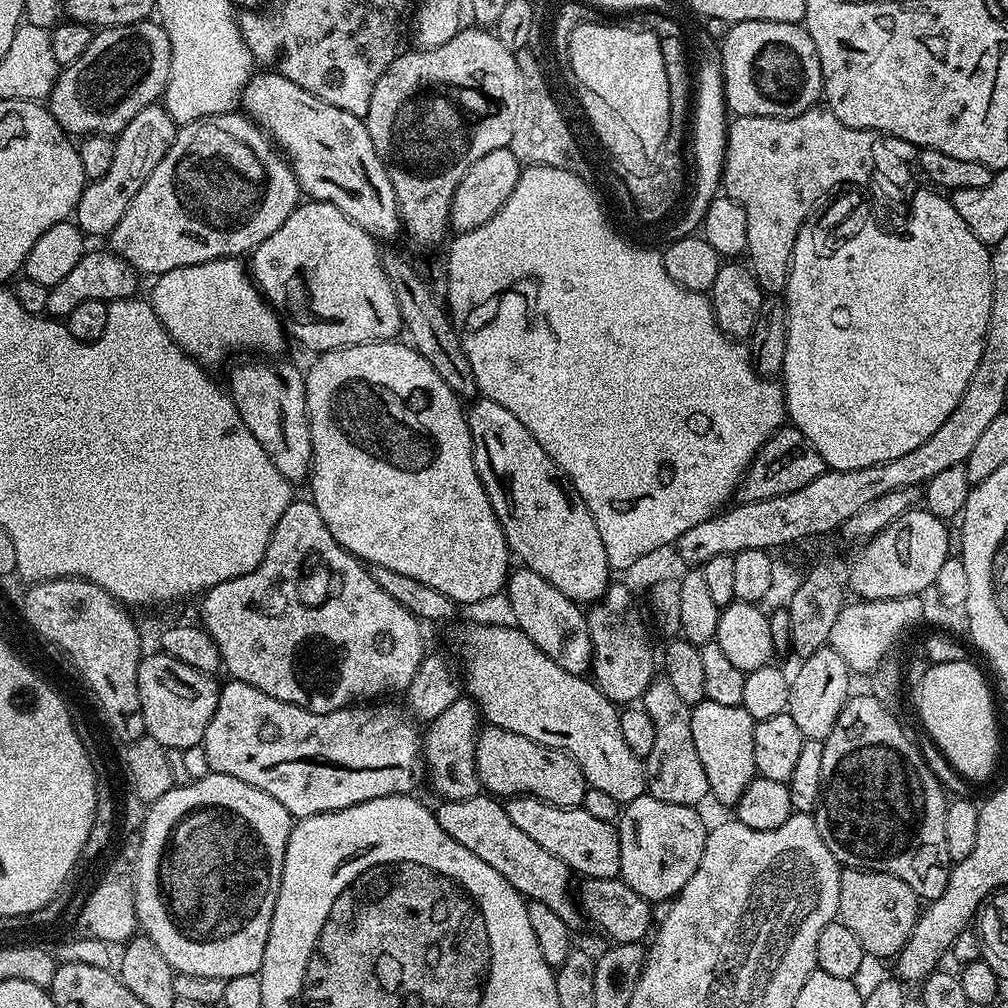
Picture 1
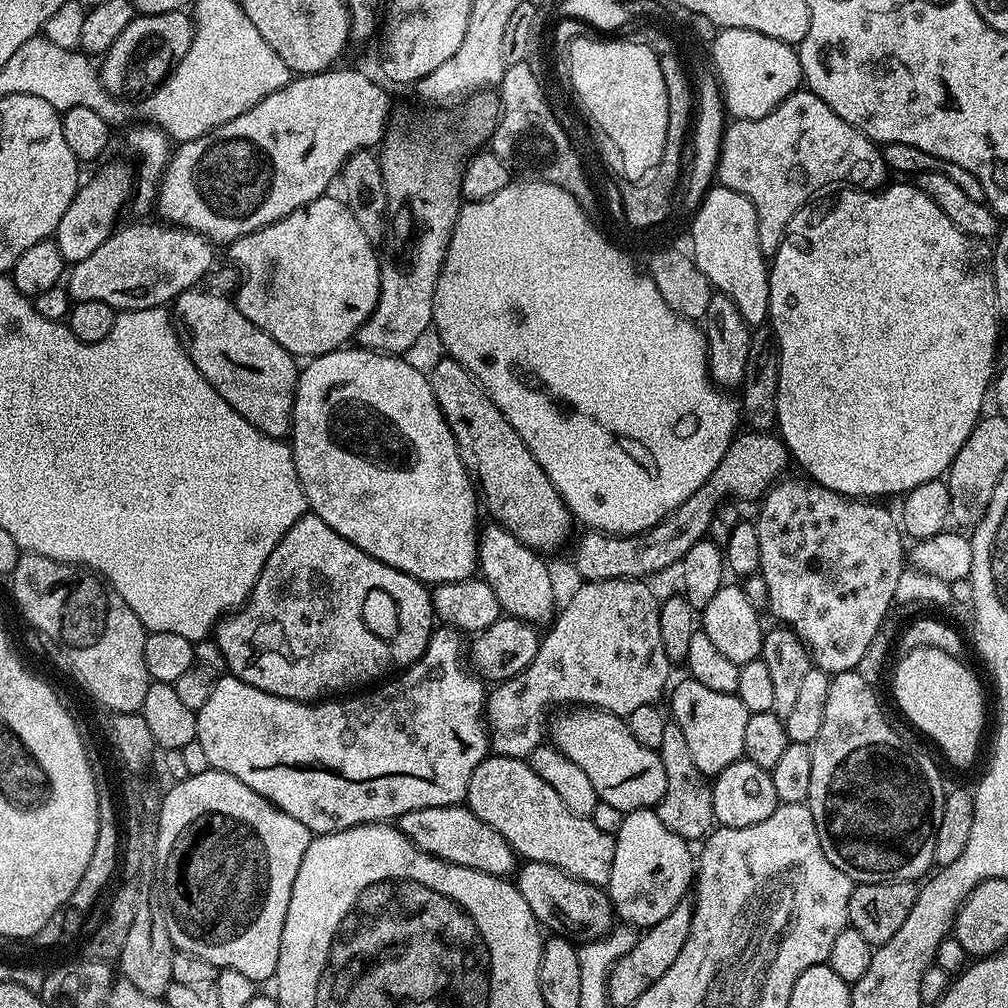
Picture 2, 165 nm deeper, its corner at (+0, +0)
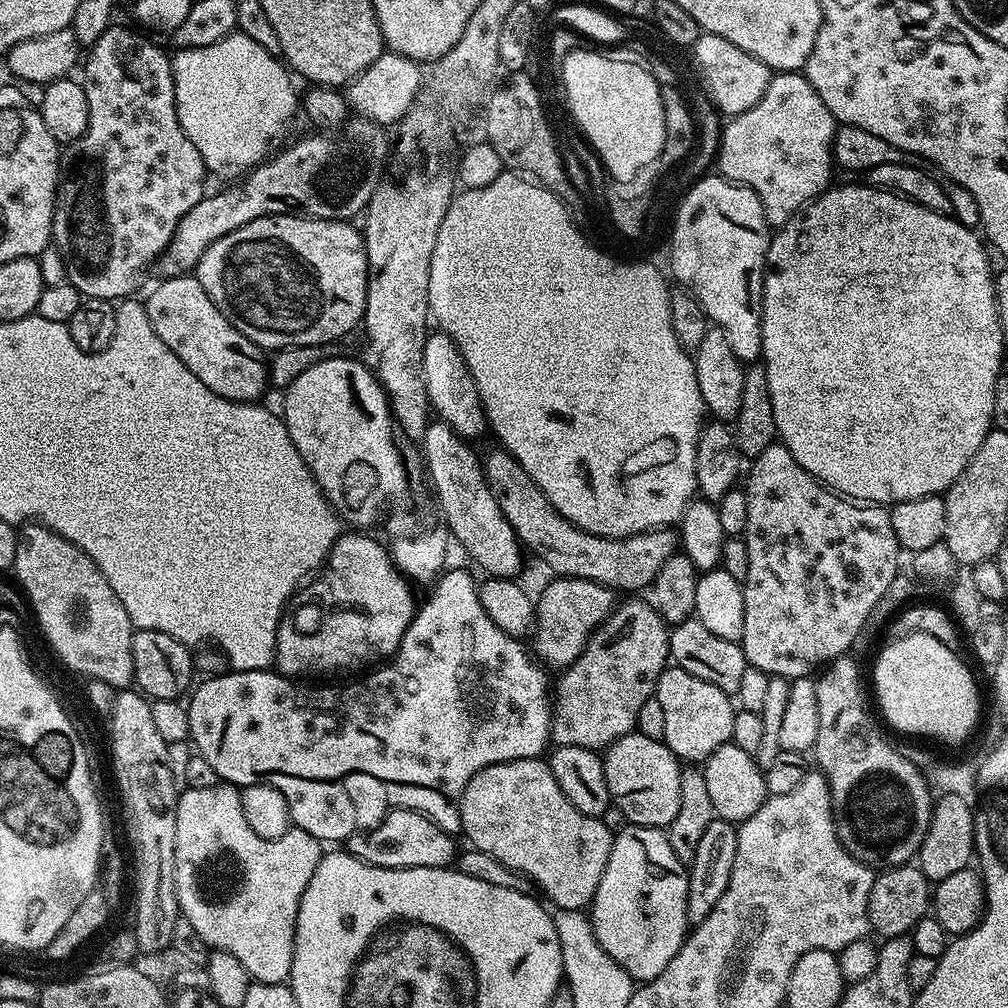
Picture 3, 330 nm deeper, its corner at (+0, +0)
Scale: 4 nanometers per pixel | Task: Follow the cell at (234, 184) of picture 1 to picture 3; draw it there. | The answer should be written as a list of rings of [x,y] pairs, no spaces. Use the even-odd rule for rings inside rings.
[[[385,50],[361,76],[356,77],[346,88],[347,107],[356,112],[357,117],[372,120],[381,126],[395,125],[403,120],[405,114],[420,95],[421,87],[426,79],[420,73],[421,65],[402,54]]]

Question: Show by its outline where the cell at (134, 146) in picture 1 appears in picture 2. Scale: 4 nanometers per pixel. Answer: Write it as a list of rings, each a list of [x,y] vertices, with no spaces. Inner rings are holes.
[[[110,164],[81,185],[75,194],[74,202],[70,204],[70,209],[66,210],[56,227],[54,239],[65,263],[82,261],[102,246],[106,238],[112,235],[118,222],[116,220],[127,200],[129,203],[133,190],[133,169],[124,164]]]

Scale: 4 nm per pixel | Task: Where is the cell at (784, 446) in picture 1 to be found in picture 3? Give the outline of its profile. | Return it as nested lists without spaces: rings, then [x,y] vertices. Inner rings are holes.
[[[503,447],[483,453],[482,467],[486,486],[490,486],[498,510],[506,514],[506,522],[516,531],[521,545],[529,553],[532,551],[546,567],[553,568],[557,577],[588,579],[620,594],[636,594],[639,588],[647,589],[656,580],[658,570],[666,566],[671,556],[677,555],[678,536],[668,528],[653,528],[633,536],[599,536],[583,532],[554,510],[546,494],[542,494],[540,484],[534,482]]]

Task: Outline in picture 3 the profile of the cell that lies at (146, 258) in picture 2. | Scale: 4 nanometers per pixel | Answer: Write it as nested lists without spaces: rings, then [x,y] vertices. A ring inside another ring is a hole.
[[[352,118],[347,121],[344,127],[345,133],[342,138],[326,138],[319,134],[311,134],[312,136],[304,136],[297,144],[292,144],[289,148],[284,148],[276,157],[265,159],[263,162],[256,165],[243,177],[241,184],[236,184],[233,188],[228,188],[225,192],[216,192],[205,195],[203,200],[198,202],[198,206],[194,206],[194,210],[190,210],[190,214],[186,214],[186,218],[182,218],[182,222],[178,224],[178,230],[174,230],[174,238],[168,243],[168,248],[163,256],[158,261],[158,268],[164,271],[165,277],[182,276],[191,273],[195,269],[196,263],[202,258],[202,254],[206,254],[206,250],[214,242],[218,242],[218,238],[222,238],[226,234],[230,234],[234,230],[238,230],[242,226],[246,226],[246,222],[254,222],[263,216],[308,216],[312,220],[343,220],[345,222],[351,221],[353,218],[359,217],[361,213],[367,209],[368,204],[372,200],[376,188],[385,179],[384,163],[388,160],[388,136],[383,127],[374,123],[372,120],[365,120],[363,118]]]

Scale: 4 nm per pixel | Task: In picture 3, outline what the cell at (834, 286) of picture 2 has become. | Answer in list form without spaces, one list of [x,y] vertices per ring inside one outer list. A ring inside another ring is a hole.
[[[844,184],[841,188],[829,187],[814,200],[808,201],[799,212],[786,222],[771,237],[768,245],[768,263],[764,265],[764,293],[762,294],[762,363],[766,370],[766,378],[770,382],[770,406],[774,406],[774,422],[779,443],[786,445],[790,454],[794,454],[794,462],[802,466],[802,470],[809,472],[814,479],[819,480],[825,488],[839,492],[841,496],[848,496],[851,500],[867,500],[869,504],[883,504],[891,506],[901,504],[914,498],[923,496],[938,496],[947,493],[948,487],[956,481],[966,470],[970,458],[982,446],[982,442],[993,431],[994,421],[994,390],[998,382],[1001,364],[1005,363],[1006,345],[1002,342],[1002,326],[998,322],[998,306],[996,305],[996,282],[994,267],[988,261],[989,249],[985,241],[973,229],[962,226],[951,215],[943,216],[926,206],[907,200],[905,196],[898,196],[895,192],[883,192],[880,188],[860,184]]]

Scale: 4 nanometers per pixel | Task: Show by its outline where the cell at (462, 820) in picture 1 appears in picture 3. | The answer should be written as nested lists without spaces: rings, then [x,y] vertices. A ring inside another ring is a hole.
[[[393,808],[371,831],[348,837],[346,851],[362,862],[383,868],[446,868],[458,855],[452,840],[453,833],[442,830],[428,816],[409,808]]]

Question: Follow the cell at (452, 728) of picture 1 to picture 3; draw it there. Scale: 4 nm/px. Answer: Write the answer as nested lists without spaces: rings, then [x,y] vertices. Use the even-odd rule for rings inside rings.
[[[628,598],[625,604],[617,603],[612,612],[600,623],[588,639],[583,654],[559,673],[560,681],[554,684],[554,707],[552,710],[553,745],[582,746],[607,750],[618,738],[635,729],[638,710],[647,700],[653,699],[660,673],[669,663],[669,625],[656,613],[647,599]]]

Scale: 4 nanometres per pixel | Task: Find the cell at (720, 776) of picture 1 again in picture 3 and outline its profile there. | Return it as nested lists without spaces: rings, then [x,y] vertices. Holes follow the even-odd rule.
[[[668,666],[660,673],[654,699],[661,704],[662,718],[666,722],[664,744],[677,760],[703,762],[710,758],[710,754],[714,754],[714,750],[718,750],[718,746],[731,741],[738,708],[733,697],[718,690],[718,686],[710,686],[710,682],[702,682],[702,678],[686,674],[686,670]]]

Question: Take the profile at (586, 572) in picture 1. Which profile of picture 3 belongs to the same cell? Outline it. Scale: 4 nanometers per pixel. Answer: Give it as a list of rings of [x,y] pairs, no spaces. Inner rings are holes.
[[[439,330],[429,331],[426,338],[426,350],[422,350],[422,374],[426,374],[426,394],[428,407],[436,412],[443,423],[448,424],[459,436],[469,442],[475,441],[475,436],[486,432],[484,407],[478,394],[478,386],[451,338]]]

